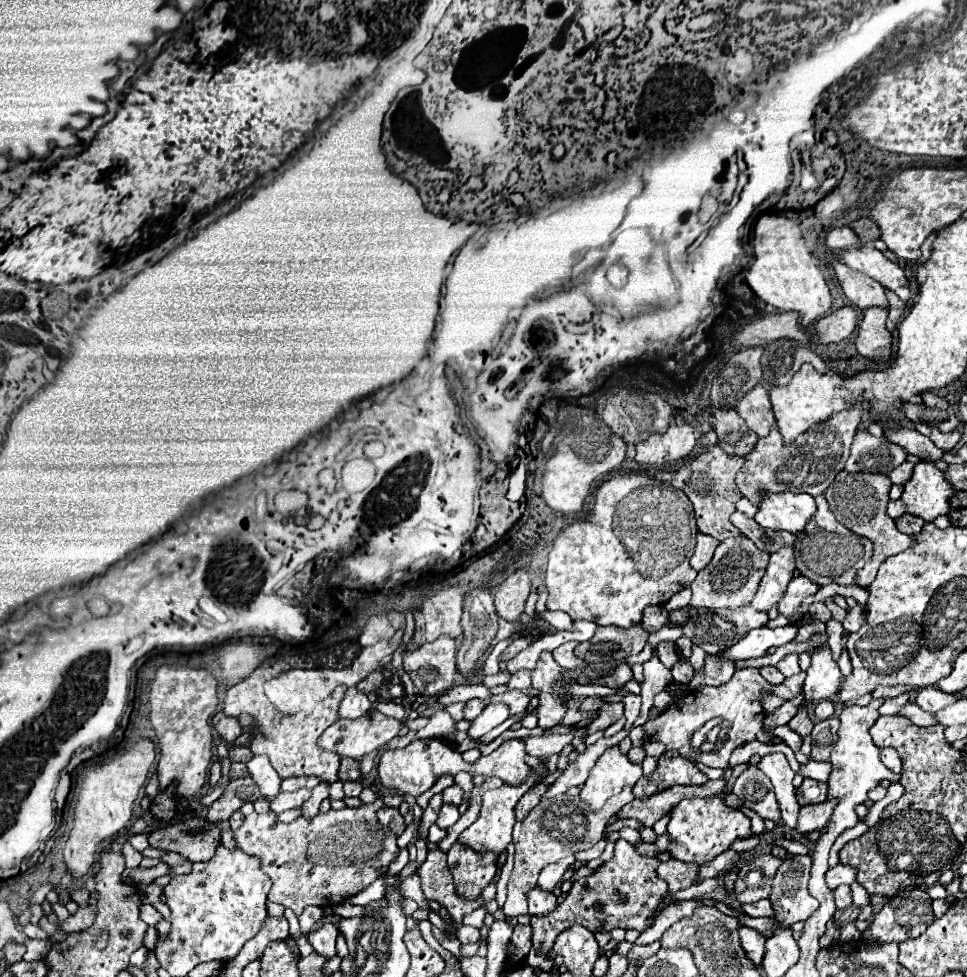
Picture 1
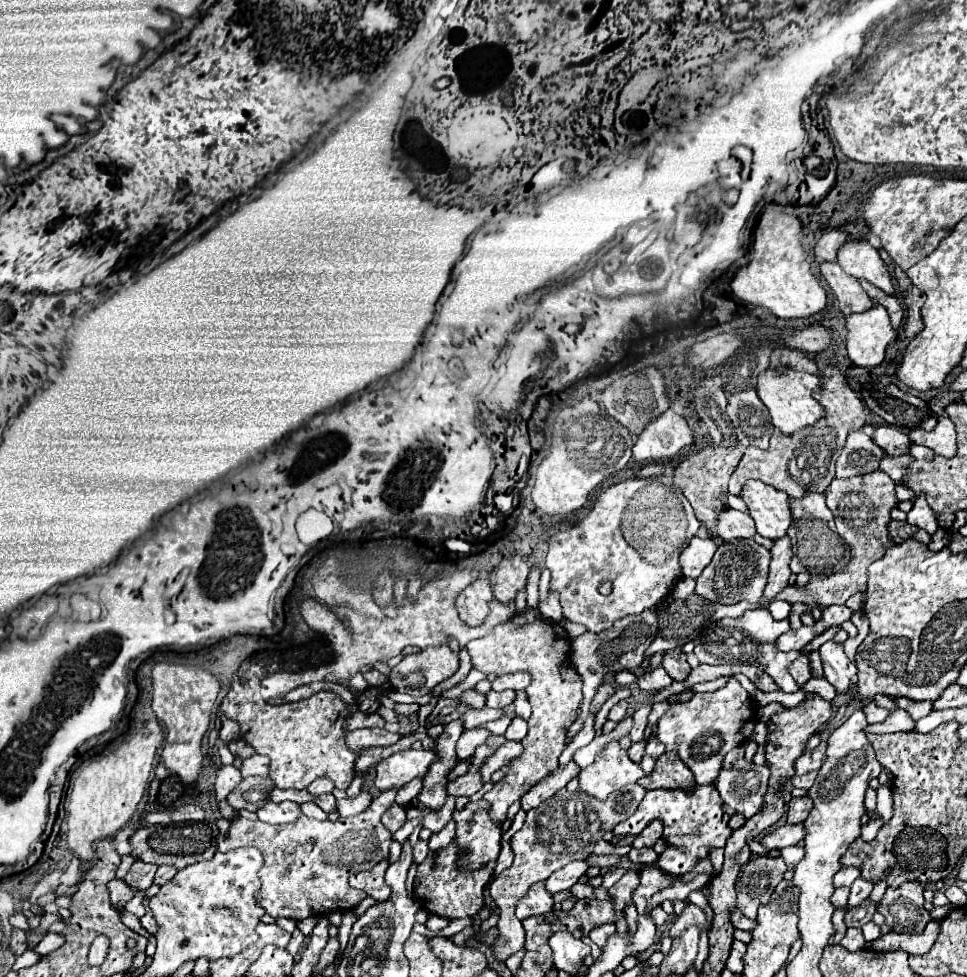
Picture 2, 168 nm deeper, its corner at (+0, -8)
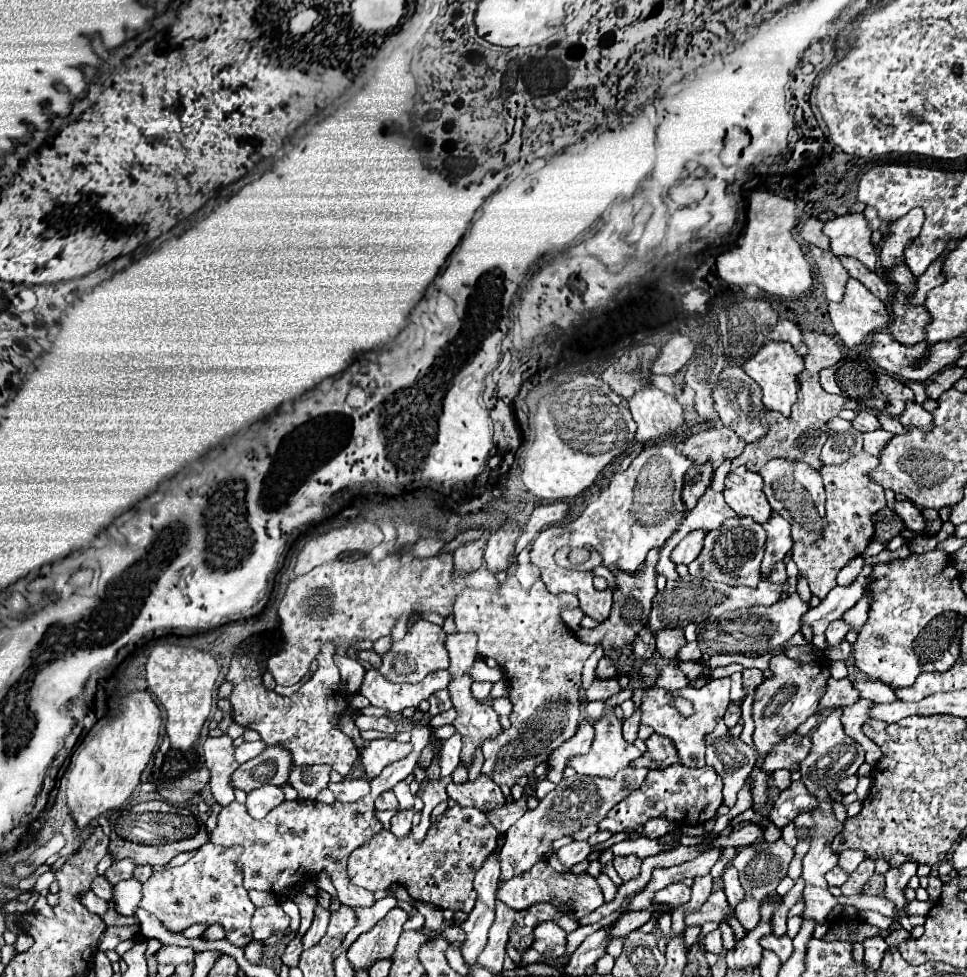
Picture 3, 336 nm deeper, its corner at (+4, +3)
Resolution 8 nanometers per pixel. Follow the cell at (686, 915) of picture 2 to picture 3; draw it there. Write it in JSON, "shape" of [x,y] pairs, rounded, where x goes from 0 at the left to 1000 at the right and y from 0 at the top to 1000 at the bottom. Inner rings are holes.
{"shape":[[[707,904],[691,906],[689,910],[680,912],[676,918],[678,924],[691,924],[695,928],[701,928],[701,922],[711,922],[711,920],[714,920],[714,908],[709,908]]]}

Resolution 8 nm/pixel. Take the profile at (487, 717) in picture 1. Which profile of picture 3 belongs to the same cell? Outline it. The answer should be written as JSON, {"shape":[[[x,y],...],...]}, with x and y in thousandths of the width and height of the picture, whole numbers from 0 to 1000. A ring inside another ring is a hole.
{"shape":[[[469,750],[465,756],[459,758],[457,763],[457,775],[455,775],[455,787],[457,787],[457,795],[467,793],[467,789],[474,785],[476,781],[476,769],[478,769],[478,754],[474,754],[474,750]]]}

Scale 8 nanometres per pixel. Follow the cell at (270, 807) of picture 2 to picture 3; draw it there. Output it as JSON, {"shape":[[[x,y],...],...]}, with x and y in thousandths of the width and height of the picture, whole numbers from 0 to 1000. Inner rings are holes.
{"shape":[[[271,803],[269,808],[263,808],[263,812],[256,812],[254,826],[256,832],[263,838],[273,838],[283,826],[287,826],[294,820],[294,810],[292,806],[283,803]]]}

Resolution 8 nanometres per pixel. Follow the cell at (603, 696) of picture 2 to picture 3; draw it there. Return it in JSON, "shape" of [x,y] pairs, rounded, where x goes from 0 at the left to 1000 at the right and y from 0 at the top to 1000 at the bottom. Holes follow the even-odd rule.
{"shape":[[[623,672],[620,679],[618,679],[618,683],[616,683],[616,693],[627,693],[627,695],[631,695],[631,693],[637,693],[637,691],[639,691],[637,681],[635,681],[629,672]]]}

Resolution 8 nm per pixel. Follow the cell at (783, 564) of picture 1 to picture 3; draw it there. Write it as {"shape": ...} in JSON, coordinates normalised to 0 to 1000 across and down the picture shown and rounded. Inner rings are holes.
{"shape":[[[798,525],[796,533],[790,535],[790,541],[794,546],[794,552],[792,552],[792,568],[786,586],[794,589],[796,584],[800,584],[800,578],[809,574],[811,568],[819,562],[819,550],[817,550],[817,535],[805,525]]]}

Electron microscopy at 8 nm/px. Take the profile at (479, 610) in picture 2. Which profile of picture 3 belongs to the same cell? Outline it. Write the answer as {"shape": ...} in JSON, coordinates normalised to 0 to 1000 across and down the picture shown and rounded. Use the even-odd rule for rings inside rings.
{"shape":[[[503,550],[474,560],[469,564],[469,589],[482,589],[482,586],[488,586],[488,584],[496,582],[498,568],[501,568],[501,558],[503,558]]]}

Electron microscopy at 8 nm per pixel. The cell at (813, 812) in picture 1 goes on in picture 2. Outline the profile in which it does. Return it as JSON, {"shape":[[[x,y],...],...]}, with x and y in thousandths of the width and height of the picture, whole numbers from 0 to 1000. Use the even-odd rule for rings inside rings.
{"shape":[[[811,843],[811,845],[802,847],[800,852],[792,854],[790,858],[786,858],[786,864],[792,870],[800,870],[800,868],[821,866],[827,860],[829,860],[829,843]]]}

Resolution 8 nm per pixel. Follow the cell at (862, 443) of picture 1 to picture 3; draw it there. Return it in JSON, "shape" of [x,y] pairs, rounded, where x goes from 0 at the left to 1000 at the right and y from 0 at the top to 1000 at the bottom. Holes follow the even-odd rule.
{"shape":[[[862,427],[858,431],[858,449],[850,460],[850,472],[854,476],[865,476],[885,466],[887,462],[891,462],[891,443],[887,443],[879,431]]]}

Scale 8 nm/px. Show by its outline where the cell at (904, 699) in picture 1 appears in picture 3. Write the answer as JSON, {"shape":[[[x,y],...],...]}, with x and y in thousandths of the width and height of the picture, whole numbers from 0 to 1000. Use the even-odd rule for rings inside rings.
{"shape":[[[858,693],[856,695],[856,707],[852,709],[852,713],[848,718],[848,726],[852,726],[852,724],[856,724],[856,726],[877,724],[885,718],[887,718],[887,707],[881,703],[881,697],[877,693],[875,695]]]}

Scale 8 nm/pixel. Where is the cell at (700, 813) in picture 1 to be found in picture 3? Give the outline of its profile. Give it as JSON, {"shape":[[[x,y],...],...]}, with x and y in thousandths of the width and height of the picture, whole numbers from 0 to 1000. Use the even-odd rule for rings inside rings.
{"shape":[[[699,781],[691,787],[676,787],[668,793],[666,801],[651,812],[645,820],[641,820],[629,836],[618,844],[620,849],[629,849],[631,853],[657,851],[674,836],[687,836],[701,844],[728,844],[740,836],[740,828],[747,824],[747,797],[738,787],[714,787],[705,781]]]}

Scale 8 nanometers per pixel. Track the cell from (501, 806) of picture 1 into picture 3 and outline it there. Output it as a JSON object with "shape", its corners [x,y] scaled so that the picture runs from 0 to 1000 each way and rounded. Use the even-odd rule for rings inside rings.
{"shape":[[[525,589],[523,597],[517,597],[515,607],[480,603],[469,617],[474,646],[492,648],[494,670],[511,672],[523,687],[523,695],[529,703],[529,744],[498,763],[503,777],[498,793],[505,793],[513,803],[532,806],[538,795],[550,791],[554,783],[563,781],[567,773],[598,746],[602,683],[616,662],[600,658],[579,634],[581,621],[596,619],[598,613],[583,607],[571,609],[560,595],[554,595],[552,601],[544,605],[532,589]]]}

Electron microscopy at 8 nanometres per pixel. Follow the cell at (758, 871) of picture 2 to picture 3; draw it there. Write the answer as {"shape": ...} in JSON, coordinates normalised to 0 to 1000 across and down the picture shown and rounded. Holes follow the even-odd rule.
{"shape":[[[809,859],[800,861],[800,863],[794,863],[794,861],[782,861],[769,869],[765,869],[761,873],[761,877],[757,879],[757,885],[763,889],[765,894],[765,902],[767,902],[767,908],[771,910],[771,918],[769,922],[763,924],[763,928],[759,930],[761,934],[761,941],[765,943],[765,947],[776,953],[784,947],[786,943],[786,934],[784,934],[784,928],[786,928],[786,922],[792,918],[792,916],[798,916],[805,908],[805,904],[813,898],[813,892],[815,892],[815,883],[819,879],[821,871],[819,867],[815,867]]]}

